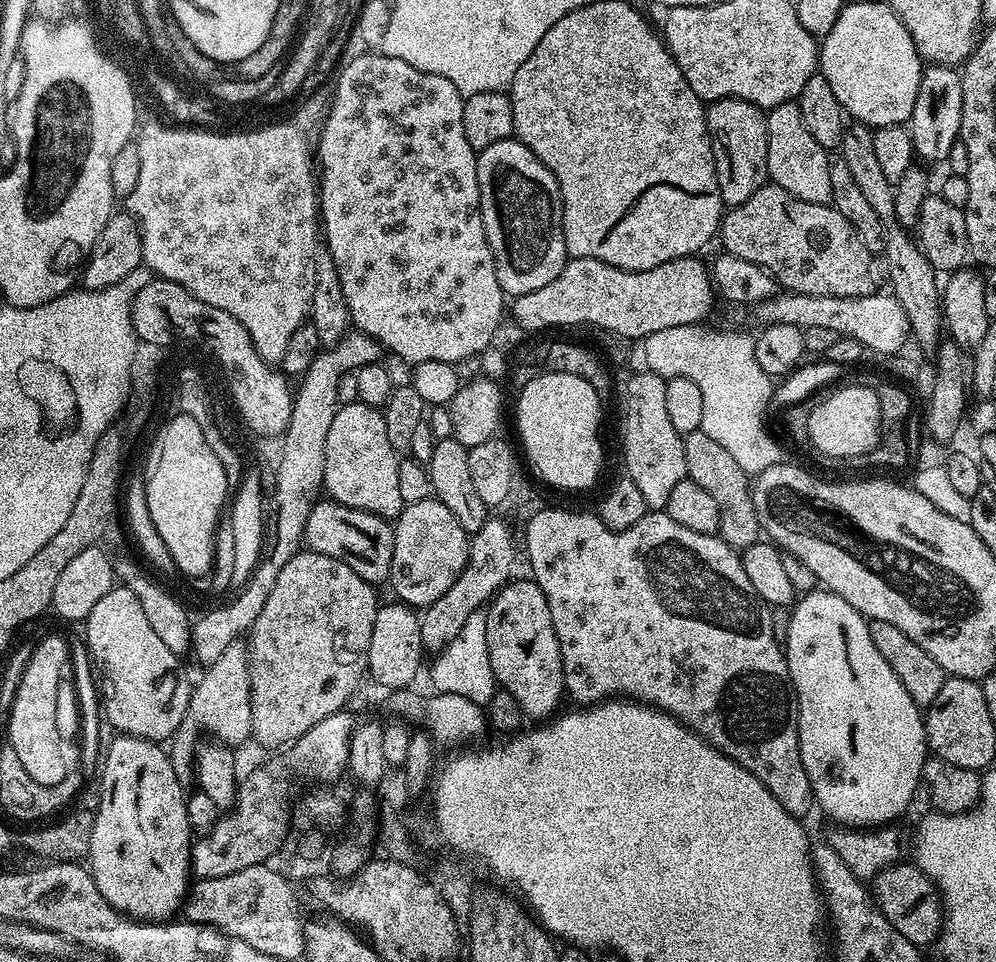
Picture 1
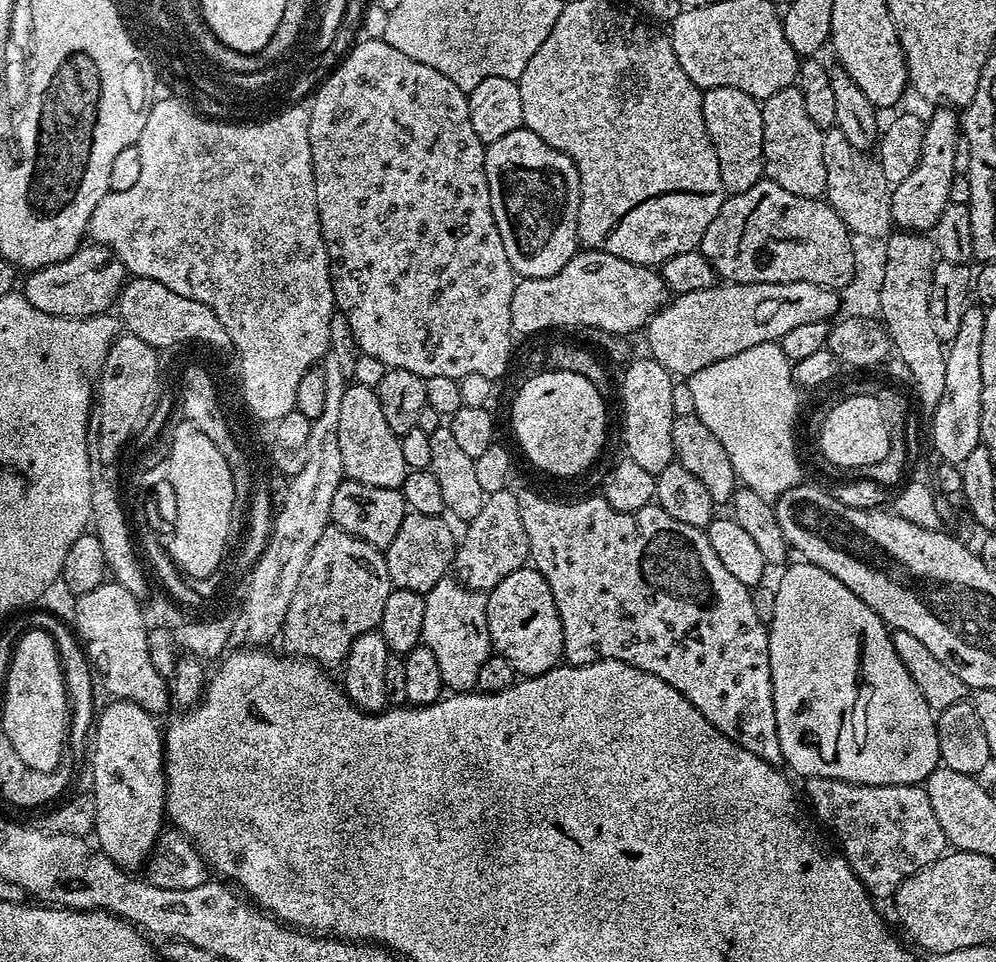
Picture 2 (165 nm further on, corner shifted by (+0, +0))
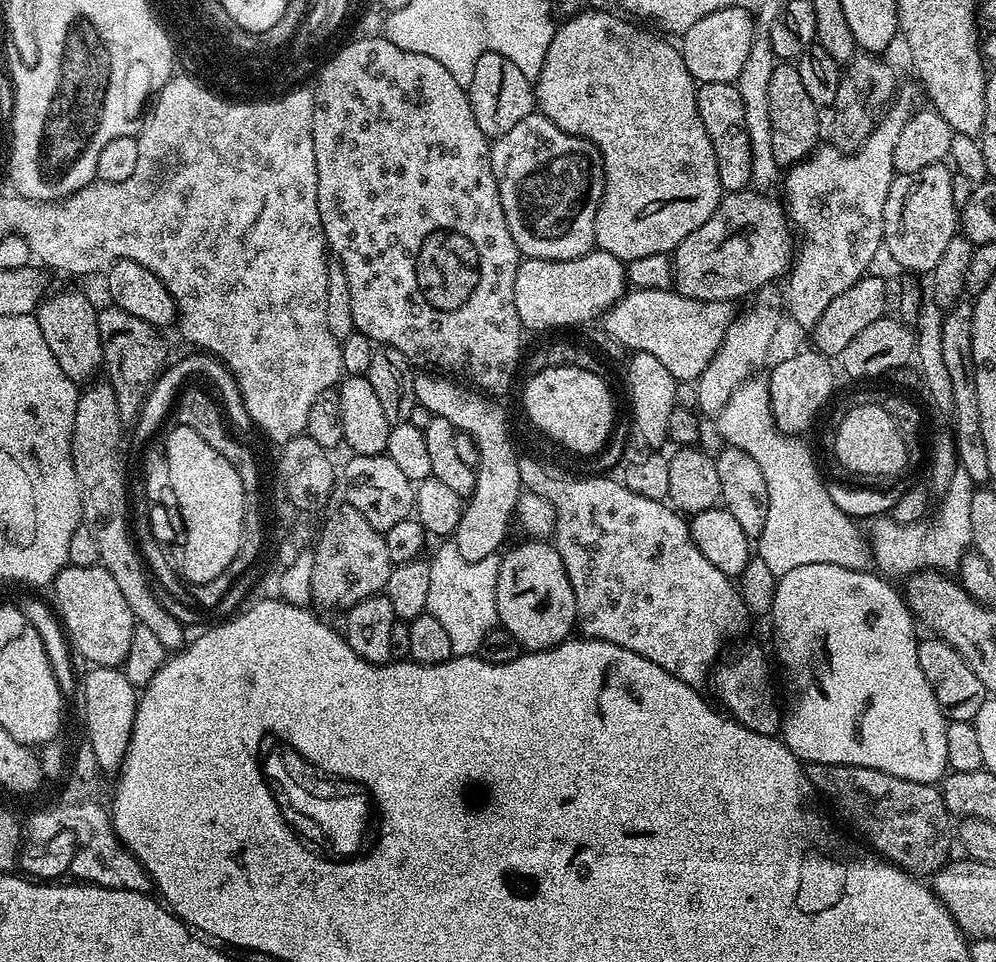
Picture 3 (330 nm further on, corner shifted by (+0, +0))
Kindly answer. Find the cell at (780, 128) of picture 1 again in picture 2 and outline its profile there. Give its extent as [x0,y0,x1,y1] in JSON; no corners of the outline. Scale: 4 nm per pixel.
[760,86,827,197]

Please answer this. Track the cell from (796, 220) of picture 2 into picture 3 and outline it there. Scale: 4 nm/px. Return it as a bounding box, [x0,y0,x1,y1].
[674,190,794,301]

